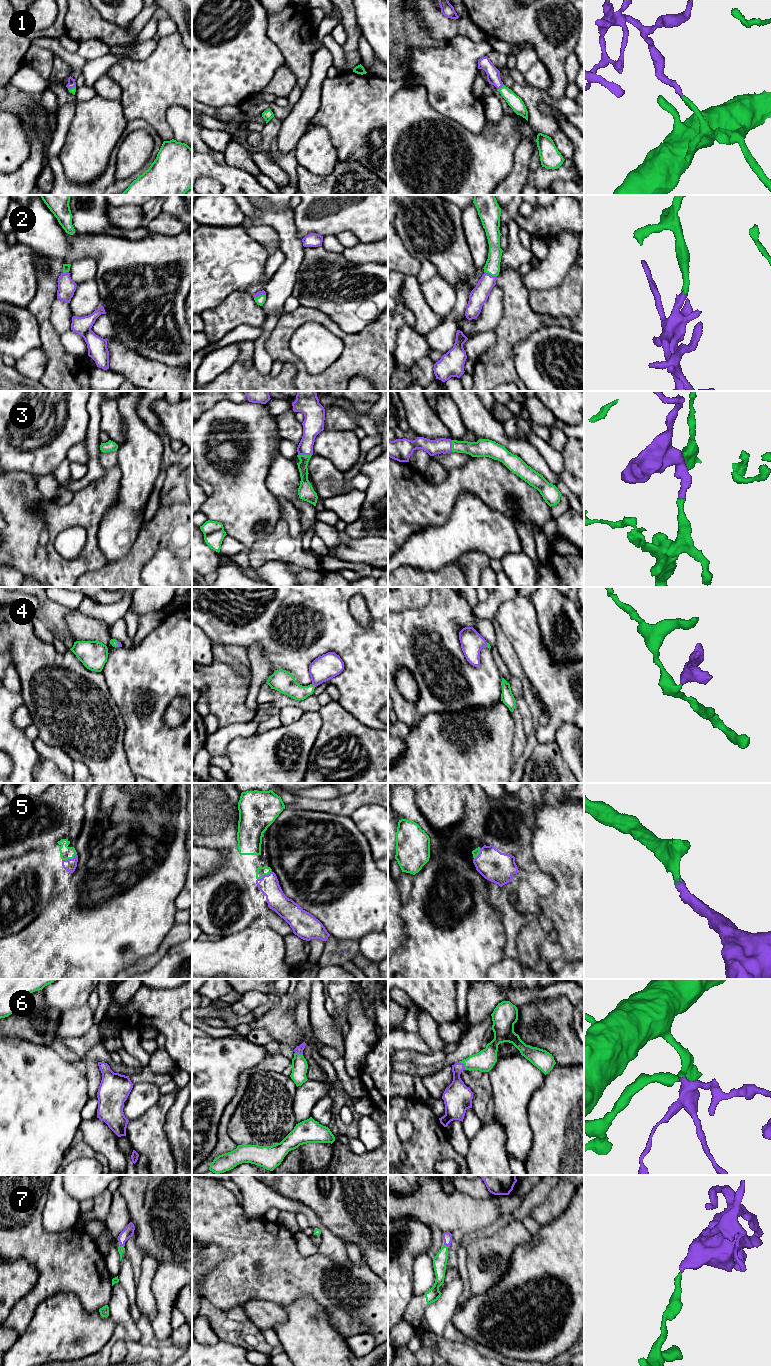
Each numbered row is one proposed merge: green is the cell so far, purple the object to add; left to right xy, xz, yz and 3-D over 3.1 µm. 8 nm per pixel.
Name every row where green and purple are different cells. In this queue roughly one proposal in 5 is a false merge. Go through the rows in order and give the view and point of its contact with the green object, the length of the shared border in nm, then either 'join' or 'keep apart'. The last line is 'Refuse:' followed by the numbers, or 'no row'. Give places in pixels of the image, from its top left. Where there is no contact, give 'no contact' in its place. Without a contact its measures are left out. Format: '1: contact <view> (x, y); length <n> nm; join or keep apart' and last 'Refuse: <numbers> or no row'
1: contact yz (501, 87); length 60 nm; join
2: contact yz (490, 274); length 110 nm; join
3: contact xz (305, 455); length 110 nm; join
4: contact xz (313, 685); length 40 nm; join
5: contact xy (69, 858); length 130 nm; join
6: contact yz (464, 1065); length 90 nm; join
7: contact yz (445, 1245); length 40 nm; join
Refuse: no row

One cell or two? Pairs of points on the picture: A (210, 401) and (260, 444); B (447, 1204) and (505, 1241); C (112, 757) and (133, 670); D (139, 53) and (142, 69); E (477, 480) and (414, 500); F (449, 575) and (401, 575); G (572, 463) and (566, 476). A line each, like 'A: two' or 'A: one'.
A: two
B: two
C: two
D: two
E: one
F: one
G: two

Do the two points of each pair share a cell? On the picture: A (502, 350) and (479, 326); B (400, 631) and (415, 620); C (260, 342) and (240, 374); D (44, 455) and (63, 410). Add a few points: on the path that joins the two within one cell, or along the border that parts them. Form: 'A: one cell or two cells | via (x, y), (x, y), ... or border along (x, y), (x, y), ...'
A: two cells | border along (504, 308), (501, 319), (493, 329)
B: one cell | via (404, 631), (411, 624)
C: two cells | border along (254, 342), (252, 359)
D: one cell | via (44, 444), (44, 429), (52, 421)

